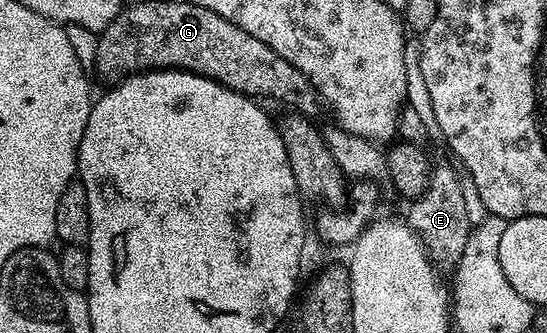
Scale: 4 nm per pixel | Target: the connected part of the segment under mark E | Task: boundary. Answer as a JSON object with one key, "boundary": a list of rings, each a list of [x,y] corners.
{"boundary":[[[436,164],[423,194],[414,198],[410,205],[411,210],[405,214],[405,220],[423,240],[428,254],[440,266],[443,264],[451,267],[458,263],[473,228],[473,221],[467,218],[467,197],[463,194],[463,185],[459,182],[458,175],[447,165]]]}

